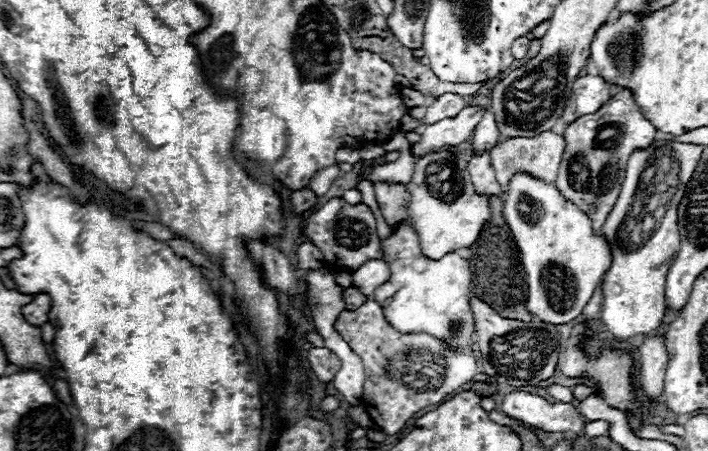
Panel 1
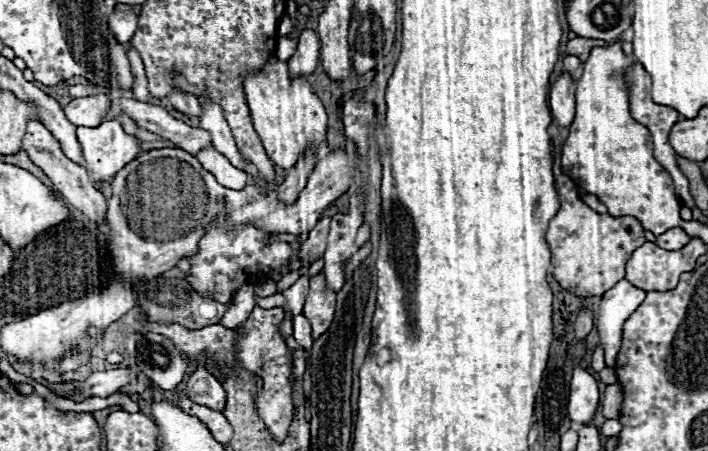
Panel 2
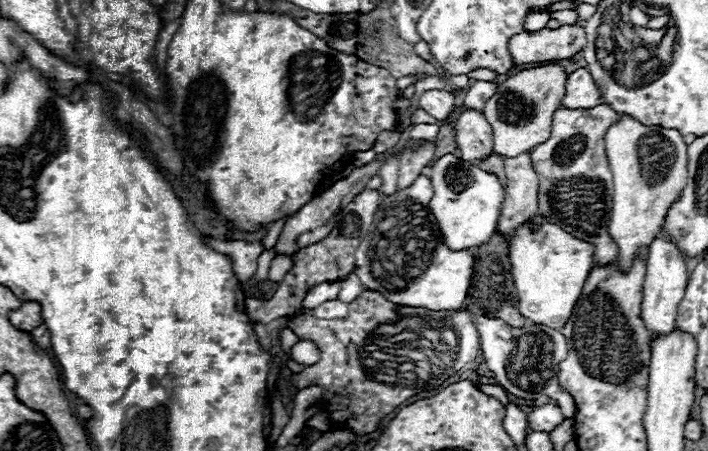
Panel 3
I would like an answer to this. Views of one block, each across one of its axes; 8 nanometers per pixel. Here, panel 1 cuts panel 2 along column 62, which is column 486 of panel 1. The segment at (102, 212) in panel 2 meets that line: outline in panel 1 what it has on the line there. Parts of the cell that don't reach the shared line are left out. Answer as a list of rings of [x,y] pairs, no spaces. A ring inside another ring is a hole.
[[[482,154],[482,156],[472,156],[470,164],[468,164],[468,172],[472,176],[472,184],[476,188],[476,194],[480,196],[504,196],[494,168],[490,164],[490,154]]]

